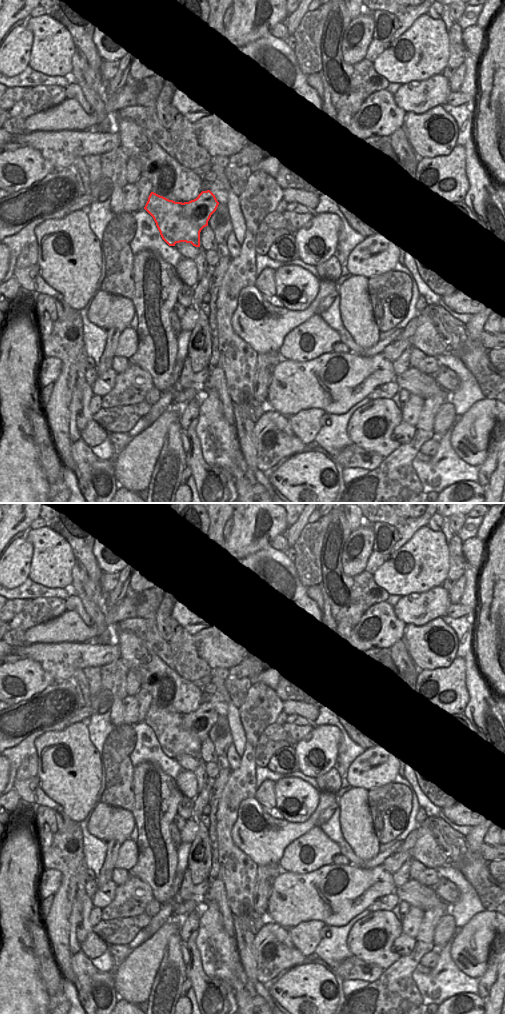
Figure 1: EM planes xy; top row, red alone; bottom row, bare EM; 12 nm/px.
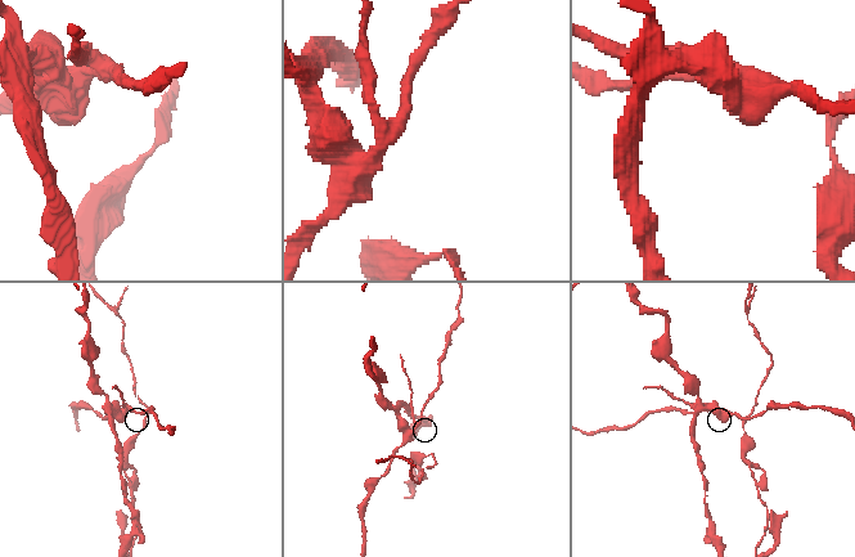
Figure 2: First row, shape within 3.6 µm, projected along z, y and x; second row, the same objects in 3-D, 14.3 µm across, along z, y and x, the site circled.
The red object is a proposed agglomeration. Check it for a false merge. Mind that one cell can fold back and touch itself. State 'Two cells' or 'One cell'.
Two cells.

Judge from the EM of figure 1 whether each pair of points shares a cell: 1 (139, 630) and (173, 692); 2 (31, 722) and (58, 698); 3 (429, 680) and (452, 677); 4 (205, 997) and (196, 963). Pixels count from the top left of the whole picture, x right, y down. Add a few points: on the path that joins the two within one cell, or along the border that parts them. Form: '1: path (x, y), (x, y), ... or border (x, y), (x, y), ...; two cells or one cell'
1: border (120, 631), (130, 631), (143, 638); two cells
2: path (38, 715), (51, 705); one cell
3: path (435, 680), (446, 680); one cell
4: path (205, 989), (197, 977), (196, 971); one cell

